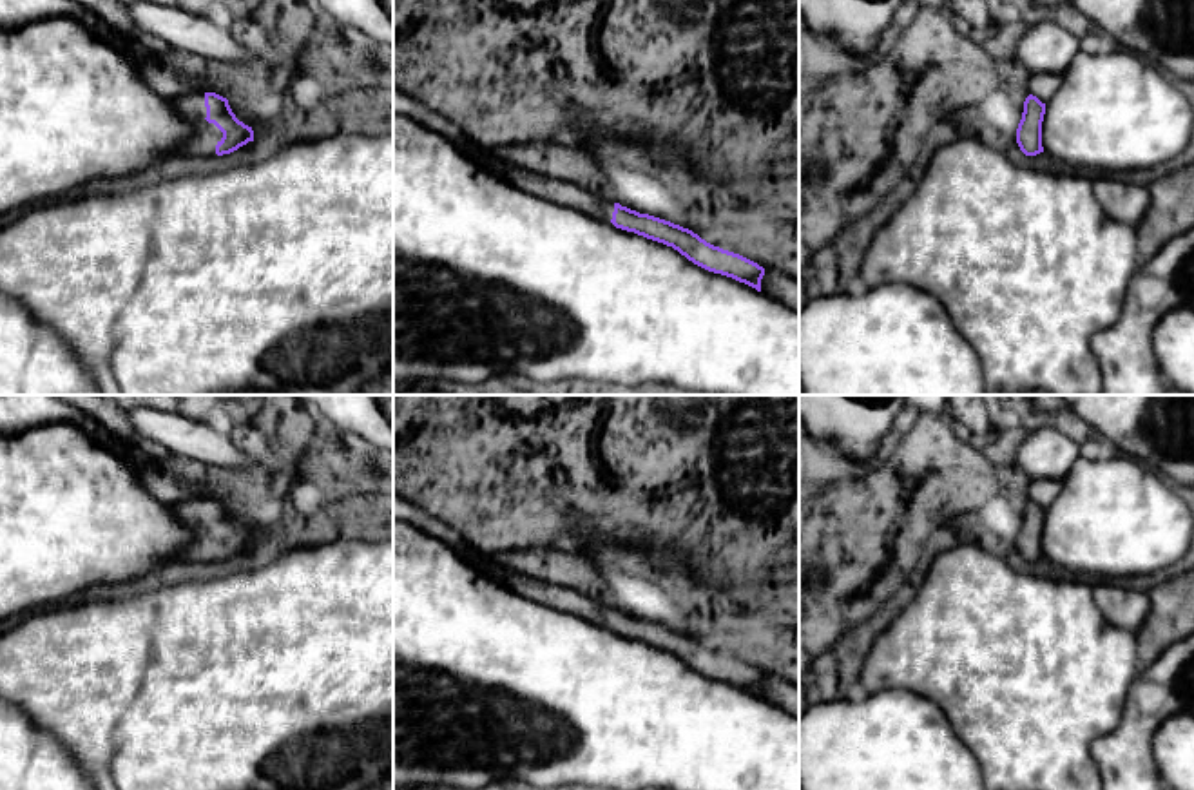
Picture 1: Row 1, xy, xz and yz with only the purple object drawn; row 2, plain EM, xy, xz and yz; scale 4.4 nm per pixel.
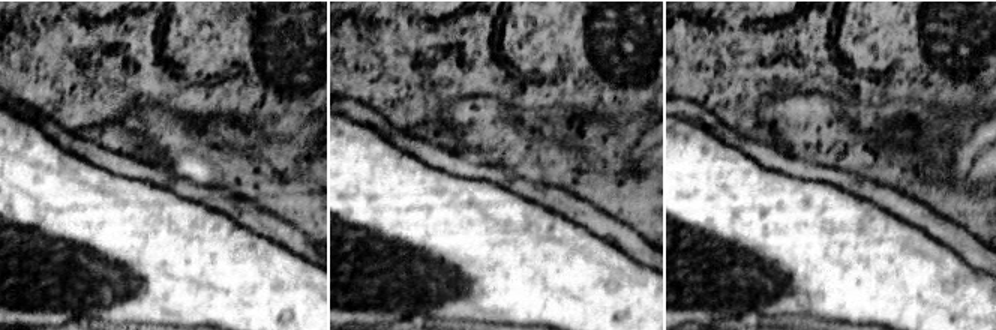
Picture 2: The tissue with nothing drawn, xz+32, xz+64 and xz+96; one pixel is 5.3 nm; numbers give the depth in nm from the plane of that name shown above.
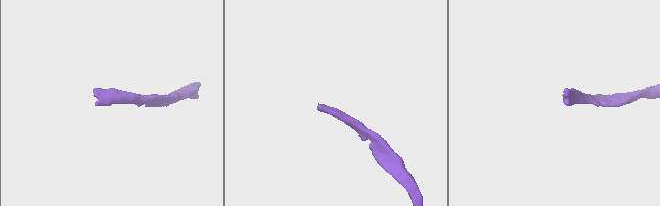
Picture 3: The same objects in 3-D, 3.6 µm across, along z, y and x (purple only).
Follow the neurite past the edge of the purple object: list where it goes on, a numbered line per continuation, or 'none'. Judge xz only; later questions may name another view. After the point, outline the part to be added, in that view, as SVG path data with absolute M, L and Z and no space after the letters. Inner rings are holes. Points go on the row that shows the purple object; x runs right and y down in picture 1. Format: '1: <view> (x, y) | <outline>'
1: xz (598, 205) | M473 141L464 154L495 176L500 174L504 181L522 192L529 192L540 199L569 207L607 223L612 219L614 203L607 194L592 194L569 181L527 172L516 165L496 159L491 150L480 149Z

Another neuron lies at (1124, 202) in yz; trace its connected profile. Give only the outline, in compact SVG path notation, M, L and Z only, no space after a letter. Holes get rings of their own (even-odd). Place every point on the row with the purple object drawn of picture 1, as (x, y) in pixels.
M1116 176L1093 178L1093 192L1111 219L1134 228L1151 203L1149 187L1120 181Z

